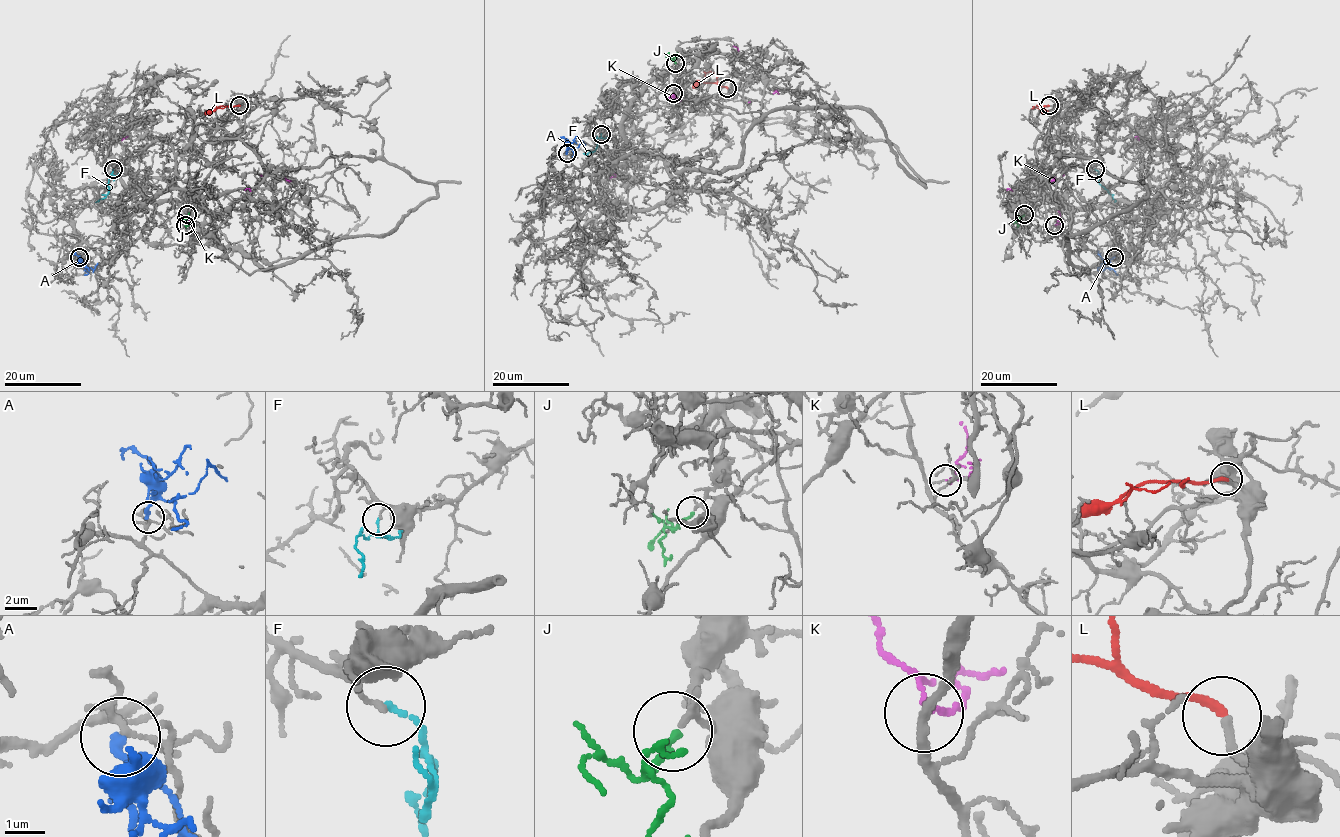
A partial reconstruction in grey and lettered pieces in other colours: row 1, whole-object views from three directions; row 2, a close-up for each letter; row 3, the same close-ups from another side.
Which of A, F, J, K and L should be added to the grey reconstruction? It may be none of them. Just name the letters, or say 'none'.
J, L

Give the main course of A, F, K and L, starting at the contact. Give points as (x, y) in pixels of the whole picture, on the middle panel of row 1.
A: (566, 153), (581, 143), (586, 144)
F: (601, 134), (596, 137), (594, 151), (583, 153)
K: (673, 94), (666, 97), (614, 177), (610, 178)
L: (728, 88), (703, 81), (706, 72), (714, 72)

